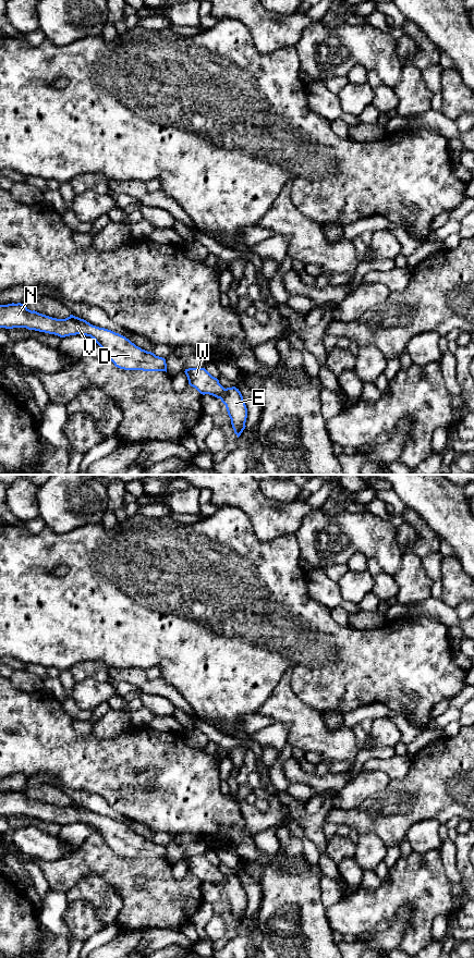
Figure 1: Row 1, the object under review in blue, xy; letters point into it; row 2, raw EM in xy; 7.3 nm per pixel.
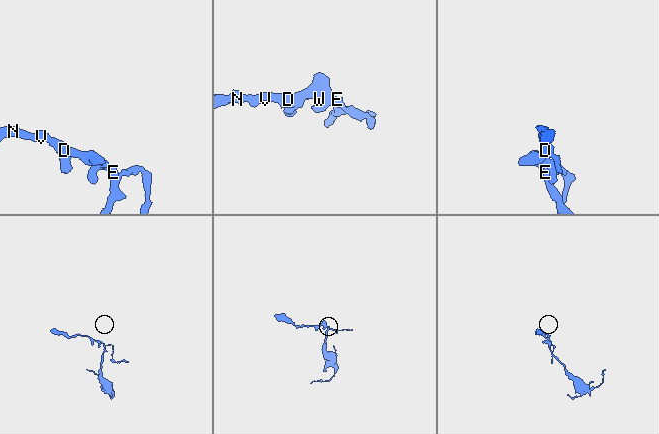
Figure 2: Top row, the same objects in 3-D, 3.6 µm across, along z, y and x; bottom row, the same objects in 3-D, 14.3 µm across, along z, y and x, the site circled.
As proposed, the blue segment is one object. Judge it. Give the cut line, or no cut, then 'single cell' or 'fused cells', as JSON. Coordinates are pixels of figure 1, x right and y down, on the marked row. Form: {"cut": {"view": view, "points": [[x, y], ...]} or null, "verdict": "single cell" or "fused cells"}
{"cut": null, "verdict": "single cell"}

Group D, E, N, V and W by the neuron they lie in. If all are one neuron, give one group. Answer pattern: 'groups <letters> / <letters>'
groups D E N V W

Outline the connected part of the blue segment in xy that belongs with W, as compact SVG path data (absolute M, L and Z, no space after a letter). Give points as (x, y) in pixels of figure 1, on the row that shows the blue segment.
M205 368L185 369L189 384L195 388L200 394L209 394L226 405L231 425L238 438L245 429L247 418L247 408L243 396L235 386L224 389L219 380L212 377Z

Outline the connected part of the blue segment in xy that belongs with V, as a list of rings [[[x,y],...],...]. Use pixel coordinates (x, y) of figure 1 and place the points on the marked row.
[[[12,303],[0,305],[0,328],[26,328],[60,337],[76,334],[90,336],[120,369],[167,372],[165,358],[142,349],[119,333],[93,326],[73,315],[65,319],[57,319],[32,311],[21,303]]]

